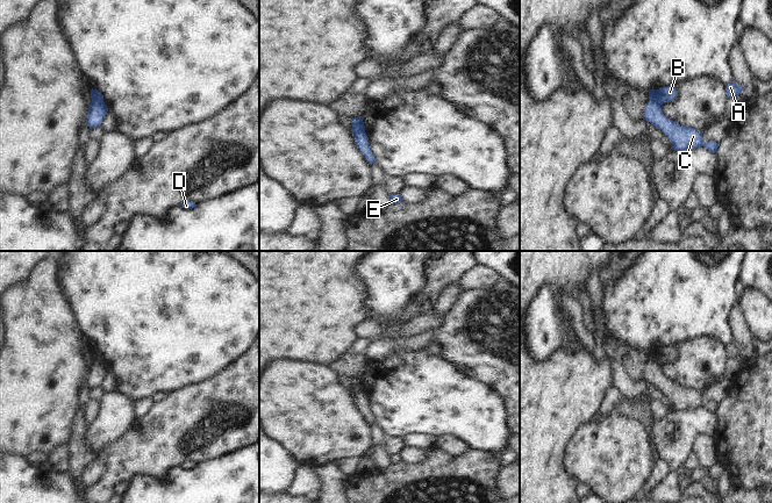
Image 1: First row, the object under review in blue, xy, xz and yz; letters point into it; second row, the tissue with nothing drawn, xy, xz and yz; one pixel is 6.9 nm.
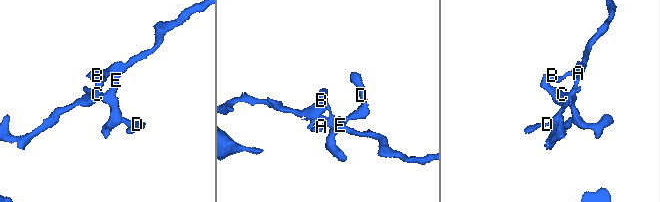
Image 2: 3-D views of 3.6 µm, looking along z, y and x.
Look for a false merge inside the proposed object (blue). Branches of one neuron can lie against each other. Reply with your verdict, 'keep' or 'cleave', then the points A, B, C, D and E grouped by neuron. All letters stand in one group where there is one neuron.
cleave; A B D E / C

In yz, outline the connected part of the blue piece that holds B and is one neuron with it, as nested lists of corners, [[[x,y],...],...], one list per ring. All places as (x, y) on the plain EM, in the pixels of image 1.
[[[666,346],[659,350],[649,351],[649,360],[652,360],[660,366],[665,362],[672,361],[677,358],[677,351],[672,346]]]

